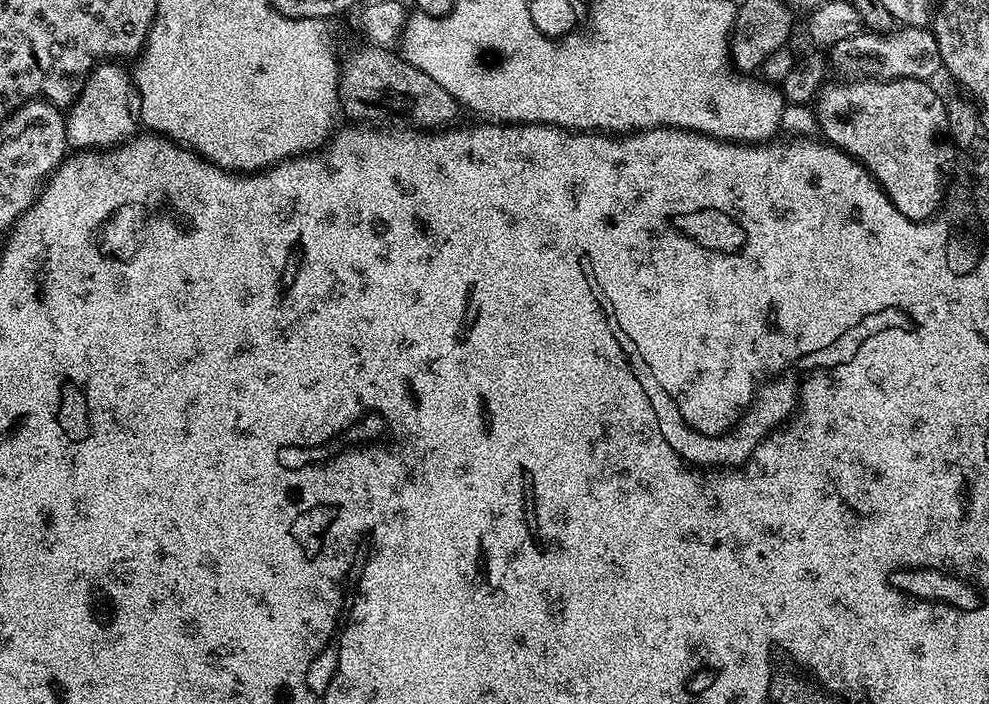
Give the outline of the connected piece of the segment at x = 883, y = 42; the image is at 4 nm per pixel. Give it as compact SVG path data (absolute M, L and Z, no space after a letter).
M900 26L883 34L862 30L857 36L842 38L842 42L832 45L830 49L830 68L833 73L836 71L840 75L837 77L840 78L862 80L914 78L915 80L931 81L932 75L936 71L939 73L942 65L938 42L933 32L927 27Z

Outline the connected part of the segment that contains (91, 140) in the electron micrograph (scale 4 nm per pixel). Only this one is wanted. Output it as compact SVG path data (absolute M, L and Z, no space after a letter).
M101 62L86 78L78 98L67 109L64 125L68 135L68 147L72 150L88 150L93 146L112 146L137 135L140 123L140 95L135 79L123 63Z

